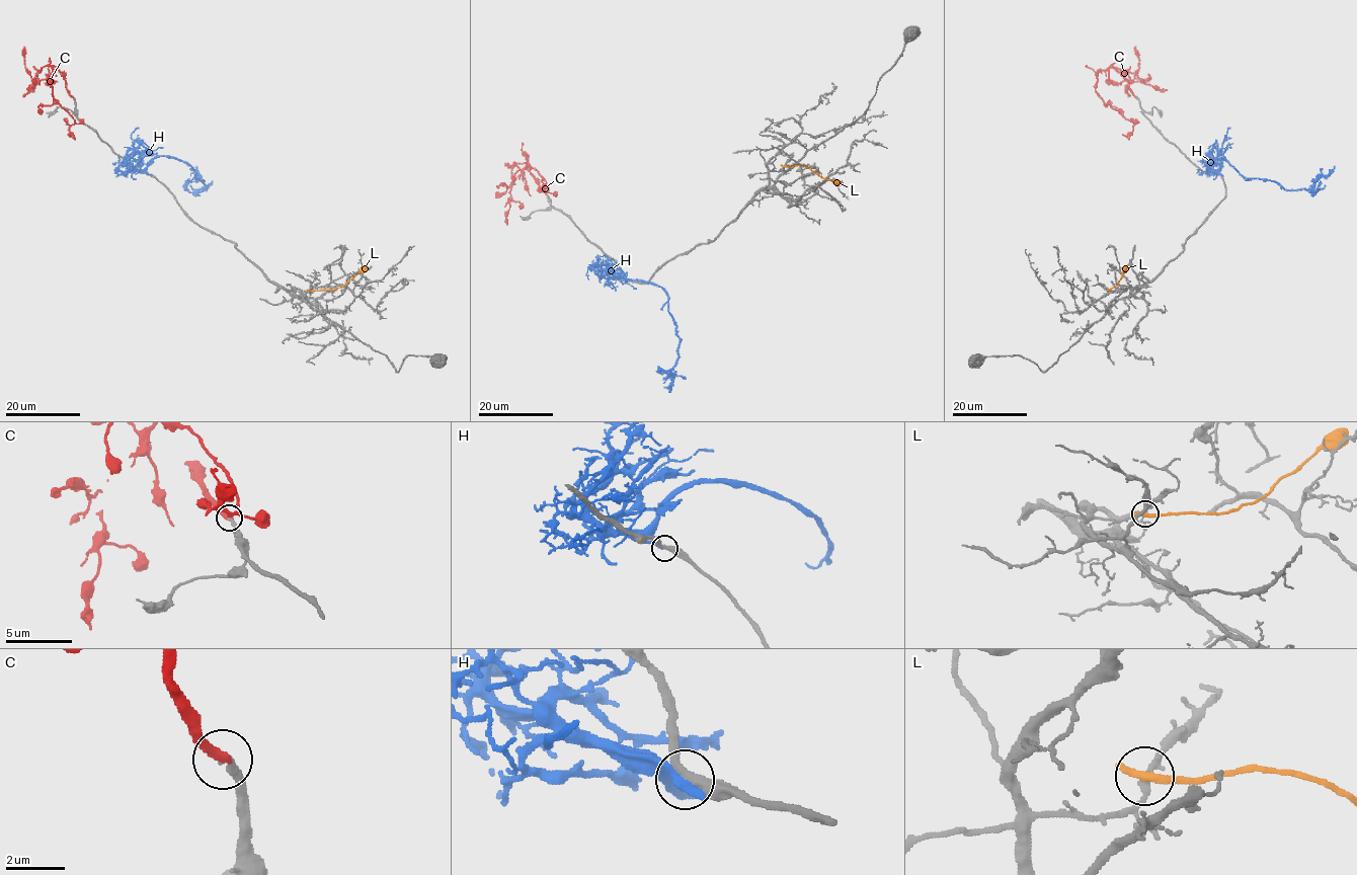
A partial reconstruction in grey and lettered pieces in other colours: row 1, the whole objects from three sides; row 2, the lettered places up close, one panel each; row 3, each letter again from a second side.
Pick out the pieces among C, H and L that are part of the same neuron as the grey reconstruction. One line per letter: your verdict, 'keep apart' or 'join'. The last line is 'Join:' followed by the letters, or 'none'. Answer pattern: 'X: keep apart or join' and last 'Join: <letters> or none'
C: join
H: keep apart
L: keep apart
Join: C

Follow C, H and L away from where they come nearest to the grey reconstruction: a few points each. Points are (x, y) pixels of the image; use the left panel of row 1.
C: (72, 97), (66, 87), (65, 77), (53, 68), (53, 102), (75, 122), (69, 128), (68, 134)
H: (149, 174), (145, 167), (154, 158), (168, 156), (185, 162), (205, 190), (186, 187), (198, 178), (196, 165)
L: (311, 291), (334, 291), (368, 267)

